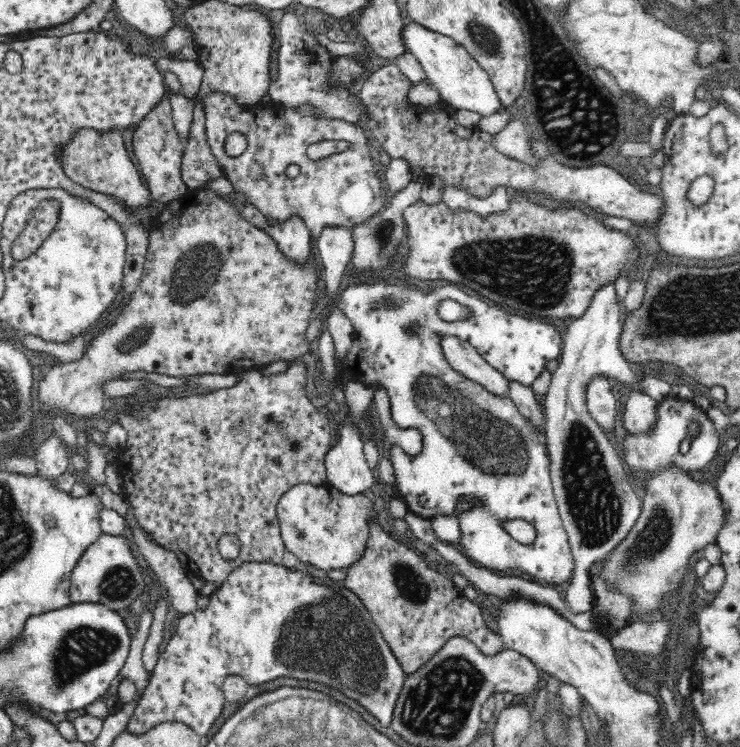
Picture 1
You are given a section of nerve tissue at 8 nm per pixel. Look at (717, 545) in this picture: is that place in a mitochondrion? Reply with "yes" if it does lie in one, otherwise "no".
no

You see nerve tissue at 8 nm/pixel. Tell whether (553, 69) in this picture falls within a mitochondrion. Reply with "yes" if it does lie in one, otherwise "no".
yes

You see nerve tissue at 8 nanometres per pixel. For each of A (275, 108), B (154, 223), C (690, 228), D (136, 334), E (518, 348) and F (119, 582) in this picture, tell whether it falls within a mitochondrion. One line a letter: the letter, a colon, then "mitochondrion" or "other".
A: other
B: other
C: other
D: mitochondrion
E: other
F: mitochondrion

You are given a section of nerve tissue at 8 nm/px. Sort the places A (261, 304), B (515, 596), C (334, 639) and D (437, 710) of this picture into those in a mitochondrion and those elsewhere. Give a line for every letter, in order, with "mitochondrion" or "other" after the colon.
A: other
B: other
C: mitochondrion
D: mitochondrion

